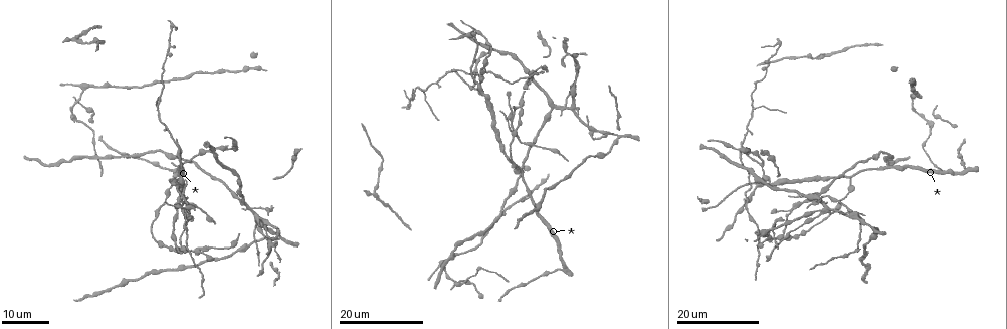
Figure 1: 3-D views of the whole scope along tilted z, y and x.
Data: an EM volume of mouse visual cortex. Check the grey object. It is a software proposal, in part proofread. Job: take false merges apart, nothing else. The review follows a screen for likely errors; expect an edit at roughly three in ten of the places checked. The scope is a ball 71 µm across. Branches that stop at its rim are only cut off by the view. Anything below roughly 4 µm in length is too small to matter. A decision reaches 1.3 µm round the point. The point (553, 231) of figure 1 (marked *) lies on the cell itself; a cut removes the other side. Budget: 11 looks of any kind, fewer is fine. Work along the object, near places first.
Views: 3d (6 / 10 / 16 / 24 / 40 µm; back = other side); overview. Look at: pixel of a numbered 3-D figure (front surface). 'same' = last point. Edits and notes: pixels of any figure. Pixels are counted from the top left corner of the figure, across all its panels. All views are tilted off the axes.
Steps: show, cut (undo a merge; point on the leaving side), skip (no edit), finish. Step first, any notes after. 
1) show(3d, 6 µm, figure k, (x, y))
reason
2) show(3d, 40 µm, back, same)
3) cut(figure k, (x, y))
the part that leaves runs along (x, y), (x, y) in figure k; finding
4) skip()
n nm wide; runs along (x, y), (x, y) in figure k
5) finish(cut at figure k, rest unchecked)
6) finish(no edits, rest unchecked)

show(3d, 24 µm, figure 1, (183, 246))

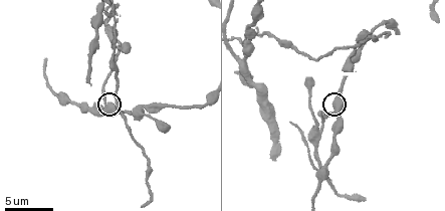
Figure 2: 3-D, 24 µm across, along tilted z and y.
show(3d, 6 µm, figure 2, (106, 104))

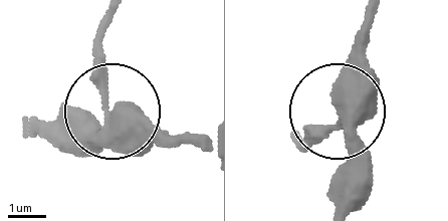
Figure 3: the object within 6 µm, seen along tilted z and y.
cut(figure 3, (91, 73))
two cells meet here

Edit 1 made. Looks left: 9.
show(3d, 24 µm, figure 1, (595, 132))

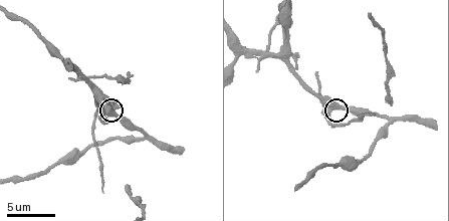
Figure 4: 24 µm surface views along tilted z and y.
show(3d, 10 µm, figure 4, (334, 106))

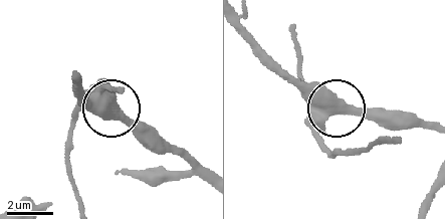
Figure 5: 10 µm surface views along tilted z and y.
show(3d, 10 µm, back, figure 5, (333, 111))

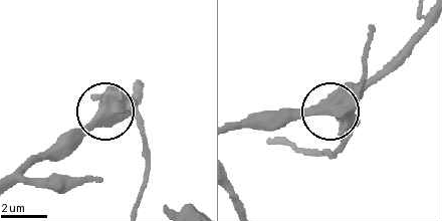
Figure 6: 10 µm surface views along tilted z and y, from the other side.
skip()
580 nm wide; all the same cell

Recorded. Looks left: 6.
show(3d, 10 µm, figure 4, (292, 54))

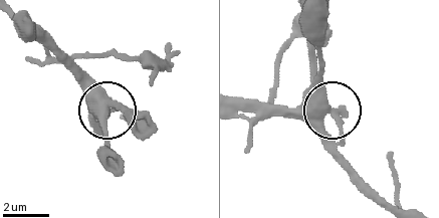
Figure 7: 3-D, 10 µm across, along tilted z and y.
skip()
one cell here

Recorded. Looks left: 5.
show(3d, 16 µm, figure 4, (76, 67))

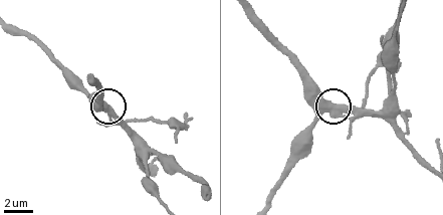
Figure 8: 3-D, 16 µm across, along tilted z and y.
skip()
runs along (265, 200), (283, 172), (292, 139), (333, 106), (307, 79) in figure 8; all the same cell

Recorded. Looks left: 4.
show(3d, 24 µm, figure 1, (176, 147))
two arms in line, one across

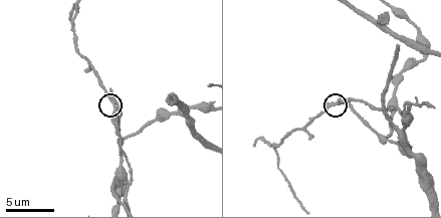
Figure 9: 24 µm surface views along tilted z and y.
show(3d, 10 µm, figure 9, (114, 107))

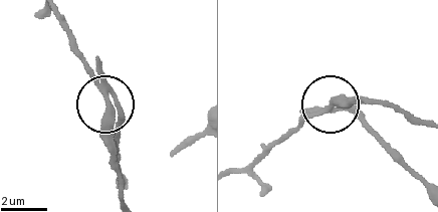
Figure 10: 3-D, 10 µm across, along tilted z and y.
cut(figure 10, (79, 58))
the part that leaves runs along (96, 85), (113, 112), (113, 164), (121, 198) in figure 10; a second cell is stuck on

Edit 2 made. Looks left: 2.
finish(cut at figure 3, cut at figure 10, rest unchecked)

